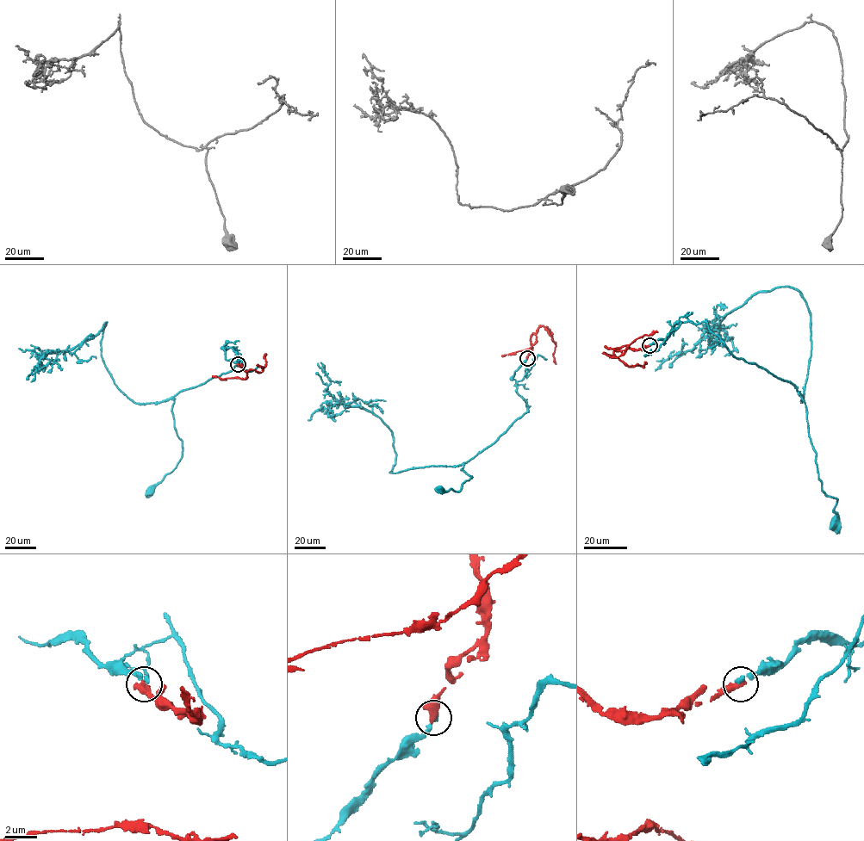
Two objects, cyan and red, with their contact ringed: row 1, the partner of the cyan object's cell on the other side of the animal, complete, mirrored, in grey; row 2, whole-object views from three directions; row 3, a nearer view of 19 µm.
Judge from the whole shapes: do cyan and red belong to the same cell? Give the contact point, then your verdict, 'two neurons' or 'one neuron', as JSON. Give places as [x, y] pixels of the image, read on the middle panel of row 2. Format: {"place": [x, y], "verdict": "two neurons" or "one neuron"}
{"place": [527, 358], "verdict": "one neuron"}

